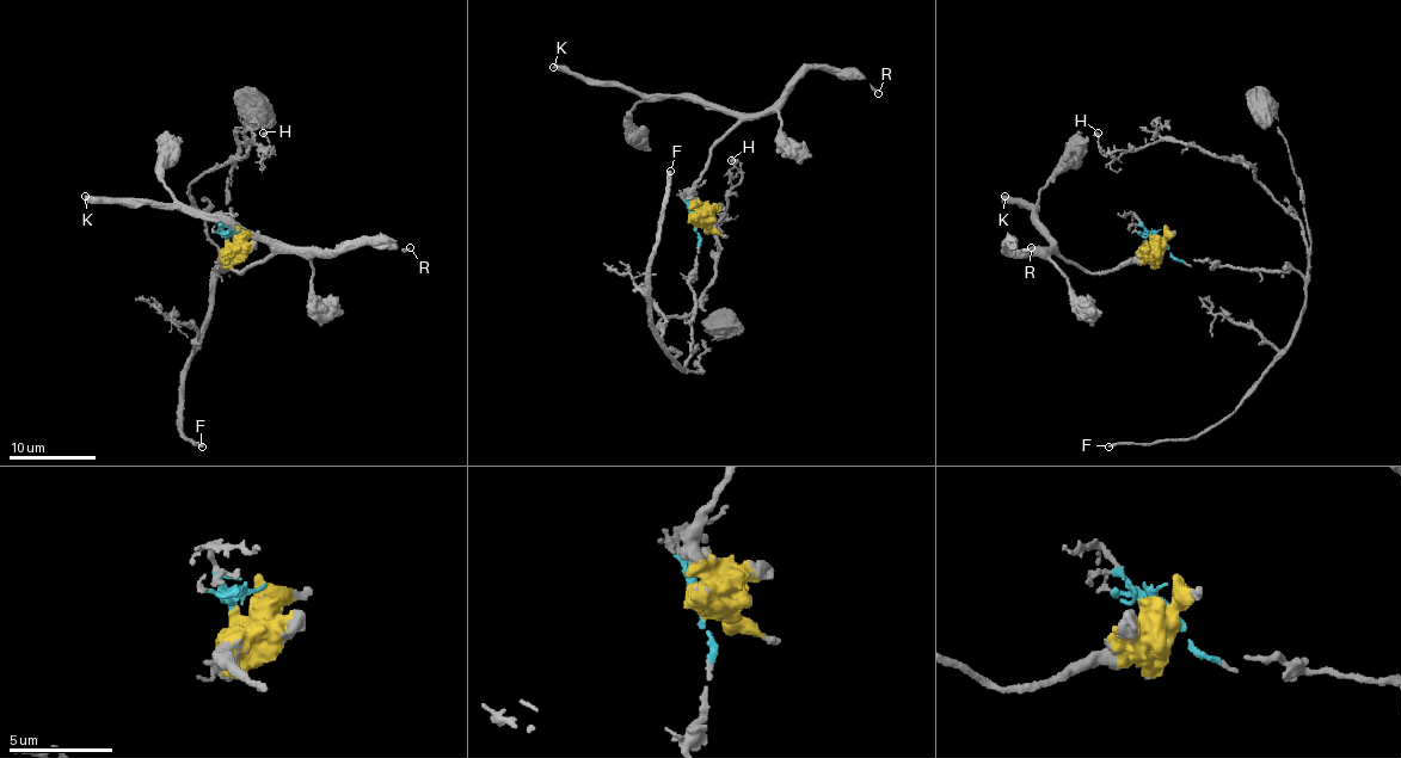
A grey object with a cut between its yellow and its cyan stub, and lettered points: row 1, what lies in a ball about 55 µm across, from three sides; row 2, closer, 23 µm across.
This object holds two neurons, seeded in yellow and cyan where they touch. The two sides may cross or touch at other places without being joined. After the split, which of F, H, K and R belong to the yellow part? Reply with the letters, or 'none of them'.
K, R

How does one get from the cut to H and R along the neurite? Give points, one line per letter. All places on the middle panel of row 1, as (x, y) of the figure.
H: (694, 226), (693, 351), (683, 369), (657, 326), (693, 310), (714, 276), (717, 223), (741, 179), (731, 160)
R: (694, 226), (694, 190), (710, 151), (743, 121), (762, 116), (810, 68), (854, 71), (878, 94)

